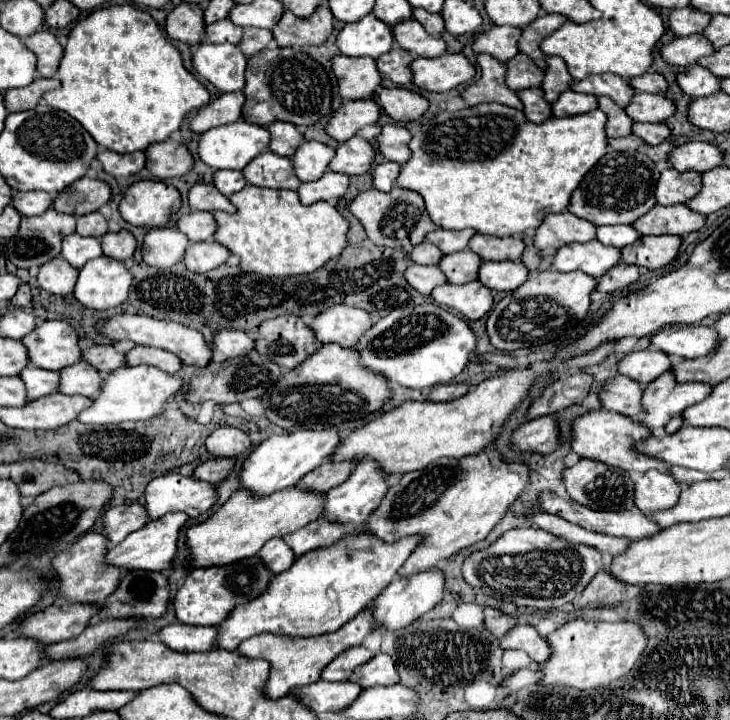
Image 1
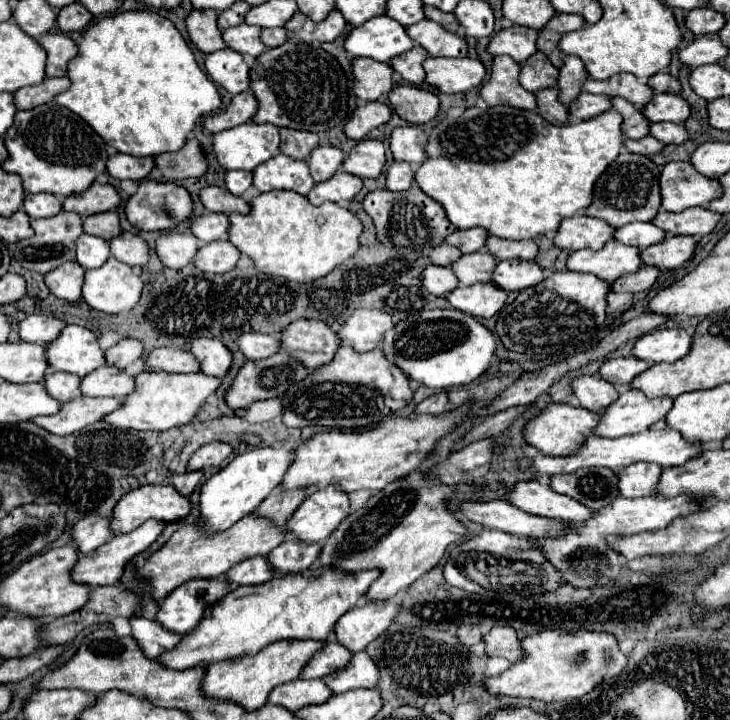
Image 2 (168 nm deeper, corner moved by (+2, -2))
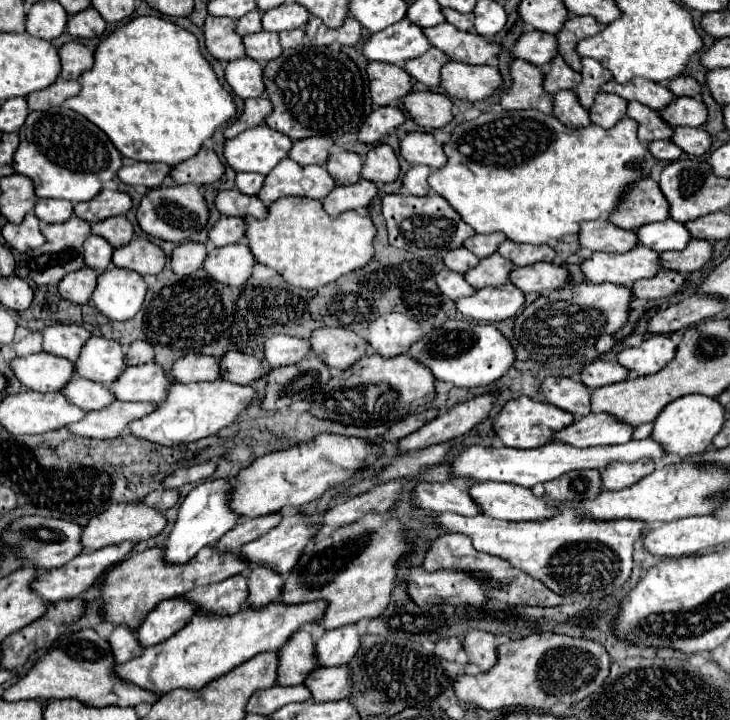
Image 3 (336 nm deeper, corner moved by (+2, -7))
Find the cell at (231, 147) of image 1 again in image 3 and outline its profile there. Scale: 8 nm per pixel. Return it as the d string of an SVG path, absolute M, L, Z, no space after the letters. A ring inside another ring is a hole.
M265 123L263 125L257 125L253 129L247 129L243 133L239 133L237 137L225 141L225 147L223 147L223 155L229 163L229 167L233 171L253 171L253 173L261 173L261 175L267 175L283 157L287 157L291 149L291 139L279 131L273 131L269 129Z

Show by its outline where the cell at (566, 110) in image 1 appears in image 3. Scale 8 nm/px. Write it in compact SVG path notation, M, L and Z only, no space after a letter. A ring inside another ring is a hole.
M599 93L595 97L595 103L587 109L589 111L589 119L599 125L599 127L613 127L619 119L625 117L625 109L627 109L627 101L621 99L619 95L609 95L609 93Z

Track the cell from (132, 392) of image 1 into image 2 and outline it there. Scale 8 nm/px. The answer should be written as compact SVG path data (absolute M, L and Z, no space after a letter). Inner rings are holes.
M141 372L135 376L137 388L131 398L123 400L123 406L111 412L105 422L115 428L133 428L133 430L169 430L177 426L191 424L207 398L215 394L221 386L221 380L215 376L207 376L203 372L197 374L169 374L169 372Z

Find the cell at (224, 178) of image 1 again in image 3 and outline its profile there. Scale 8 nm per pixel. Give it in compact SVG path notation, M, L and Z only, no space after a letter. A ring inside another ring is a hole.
M237 173L235 185L243 195L257 195L263 185L263 175L259 173Z

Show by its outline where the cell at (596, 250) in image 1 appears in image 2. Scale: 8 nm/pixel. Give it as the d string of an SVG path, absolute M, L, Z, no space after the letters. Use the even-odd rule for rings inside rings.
M611 240L603 250L577 250L571 252L567 260L567 268L573 272L595 274L599 278L607 278L607 282L615 282L625 274L633 274L643 266L639 248L621 244L619 240Z

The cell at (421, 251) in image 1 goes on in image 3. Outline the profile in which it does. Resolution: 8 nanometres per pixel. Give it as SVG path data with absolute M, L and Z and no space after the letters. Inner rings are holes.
M459 247L459 249L451 249L445 257L443 257L443 263L445 267L449 267L451 271L457 271L457 273L465 273L467 269L475 267L479 263L479 259L467 251L465 247Z

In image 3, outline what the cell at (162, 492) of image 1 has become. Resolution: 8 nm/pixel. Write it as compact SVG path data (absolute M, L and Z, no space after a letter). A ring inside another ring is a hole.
M143 501L133 503L113 503L107 511L93 517L83 529L83 547L85 549L101 549L107 545L117 545L123 541L145 541L153 535L161 533L167 525L167 519L161 511L147 507Z

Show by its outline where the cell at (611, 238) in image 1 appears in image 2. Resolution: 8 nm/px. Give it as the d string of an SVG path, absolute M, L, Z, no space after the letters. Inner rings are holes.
M635 222L635 224L627 224L623 228L617 228L615 238L623 244L639 246L643 250L647 246L663 242L667 238L667 232L661 230L659 226L655 226L653 222Z

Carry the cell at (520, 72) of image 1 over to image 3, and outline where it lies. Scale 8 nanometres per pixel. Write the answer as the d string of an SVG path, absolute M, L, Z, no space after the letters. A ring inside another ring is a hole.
M555 55L555 59L549 63L545 69L545 79L543 79L543 89L547 93L557 93L563 89L575 89L577 83L581 81L581 75L571 71L561 55Z

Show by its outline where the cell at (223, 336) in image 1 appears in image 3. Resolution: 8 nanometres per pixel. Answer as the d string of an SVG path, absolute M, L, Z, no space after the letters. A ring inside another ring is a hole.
M273 335L265 341L263 353L265 353L265 361L271 367L281 367L281 365L293 365L301 361L311 351L305 339L297 339L289 335Z

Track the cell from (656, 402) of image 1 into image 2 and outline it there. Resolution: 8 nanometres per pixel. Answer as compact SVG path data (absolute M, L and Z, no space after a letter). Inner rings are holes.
M625 390L599 414L599 424L593 428L593 434L601 438L619 438L625 434L643 432L653 422L663 420L671 406L671 398L649 400L637 390Z

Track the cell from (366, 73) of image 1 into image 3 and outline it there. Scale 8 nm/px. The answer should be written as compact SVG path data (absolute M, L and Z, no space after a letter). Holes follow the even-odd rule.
M373 61L367 65L371 101L375 105L393 105L411 91L411 77L397 65Z

